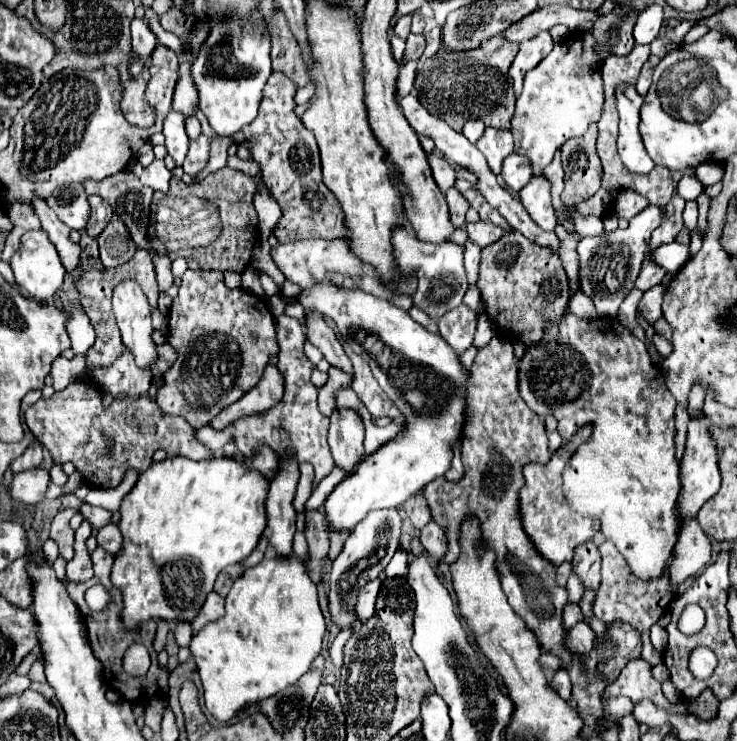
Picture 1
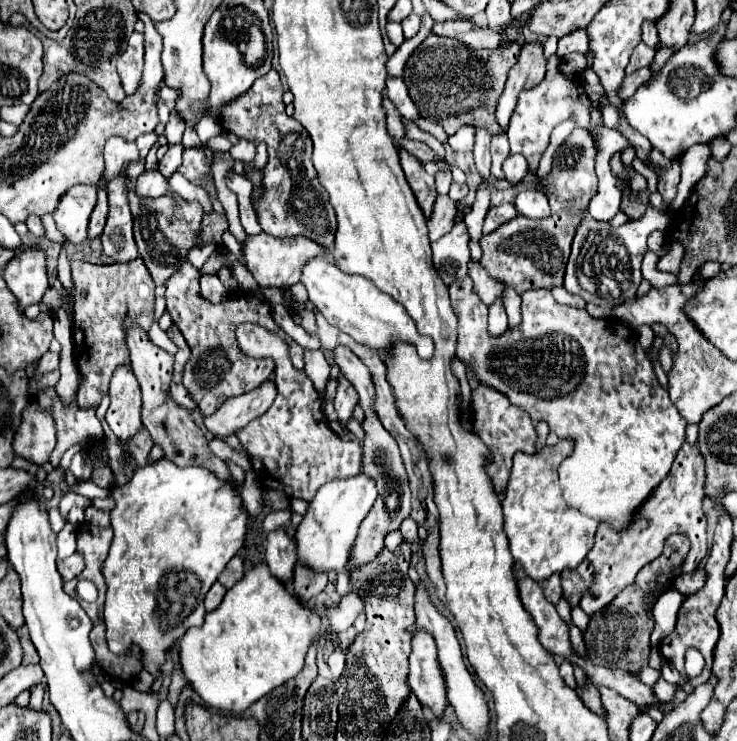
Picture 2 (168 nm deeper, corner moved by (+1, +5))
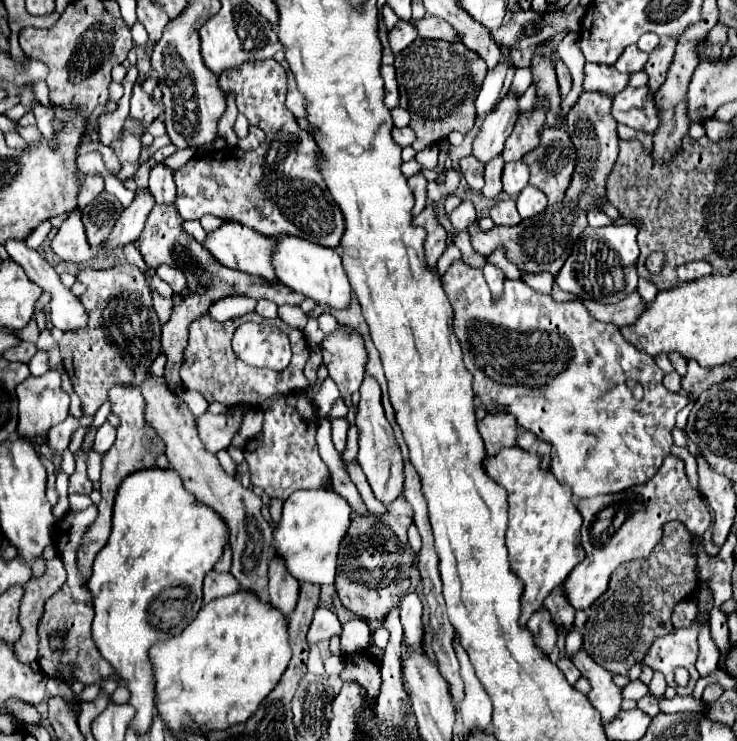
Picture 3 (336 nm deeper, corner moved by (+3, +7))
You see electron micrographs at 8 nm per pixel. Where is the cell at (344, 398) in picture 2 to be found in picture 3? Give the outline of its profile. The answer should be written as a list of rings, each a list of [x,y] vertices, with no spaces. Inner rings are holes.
[[[336,328],[330,336],[324,338],[322,342],[322,356],[324,356],[324,364],[328,368],[330,378],[338,384],[342,398],[350,398],[352,392],[356,392],[364,380],[366,374],[366,348],[364,348],[364,340],[358,332],[348,332],[348,328]]]

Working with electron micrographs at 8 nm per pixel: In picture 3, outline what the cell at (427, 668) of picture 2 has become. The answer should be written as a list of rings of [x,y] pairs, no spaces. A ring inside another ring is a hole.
[[[408,592],[400,602],[400,618],[404,626],[404,642],[412,648],[422,648],[422,602],[416,592]]]

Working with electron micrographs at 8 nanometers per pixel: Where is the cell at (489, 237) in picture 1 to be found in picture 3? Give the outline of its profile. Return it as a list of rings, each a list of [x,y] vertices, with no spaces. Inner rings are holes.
[[[500,200],[500,202],[496,202],[496,206],[490,212],[490,218],[494,220],[496,226],[516,226],[516,224],[522,222],[514,200]]]

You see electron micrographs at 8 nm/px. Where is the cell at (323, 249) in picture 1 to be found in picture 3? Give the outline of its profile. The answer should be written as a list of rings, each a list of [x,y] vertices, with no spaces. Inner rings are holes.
[[[224,222],[220,228],[212,230],[206,234],[206,240],[204,240],[204,248],[224,266],[228,268],[234,268],[234,270],[240,270],[240,272],[248,272],[248,274],[256,274],[256,276],[262,276],[266,280],[276,280],[274,276],[274,268],[270,264],[272,260],[272,248],[274,248],[276,240],[274,238],[268,238],[268,236],[262,236],[258,232],[254,232],[252,228],[248,226],[242,226],[240,222]]]

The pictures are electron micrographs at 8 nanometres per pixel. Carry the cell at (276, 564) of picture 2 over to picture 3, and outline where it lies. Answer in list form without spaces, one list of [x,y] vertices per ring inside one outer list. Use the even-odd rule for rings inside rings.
[[[278,558],[270,560],[268,576],[270,576],[270,582],[268,582],[268,598],[270,600],[268,600],[268,604],[288,618],[292,614],[292,608],[296,608],[300,584],[298,584],[298,580],[294,580],[288,574],[288,570],[284,568],[284,562],[280,562]]]

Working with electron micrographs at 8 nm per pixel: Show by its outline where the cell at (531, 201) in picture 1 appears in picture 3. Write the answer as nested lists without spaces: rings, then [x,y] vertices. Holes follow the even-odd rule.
[[[526,186],[520,196],[516,198],[516,206],[518,206],[518,212],[520,216],[526,220],[526,218],[532,218],[536,214],[540,214],[548,204],[548,198],[534,186]]]

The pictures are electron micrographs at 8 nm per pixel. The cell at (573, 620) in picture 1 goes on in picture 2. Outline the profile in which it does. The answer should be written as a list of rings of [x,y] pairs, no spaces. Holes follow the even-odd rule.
[[[580,606],[572,608],[572,624],[574,624],[574,626],[578,626],[580,630],[586,630],[588,622],[590,622],[590,616],[588,616]]]

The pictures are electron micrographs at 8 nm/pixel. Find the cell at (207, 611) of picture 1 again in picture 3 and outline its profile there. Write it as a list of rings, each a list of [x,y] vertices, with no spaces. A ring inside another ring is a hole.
[[[210,570],[204,578],[204,602],[210,602],[220,596],[230,596],[238,592],[238,580],[230,574],[220,574],[216,570]]]

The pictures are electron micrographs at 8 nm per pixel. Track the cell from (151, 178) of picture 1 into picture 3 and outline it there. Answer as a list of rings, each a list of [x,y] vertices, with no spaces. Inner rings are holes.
[[[136,192],[136,198],[134,198],[132,206],[126,208],[122,212],[122,216],[118,218],[112,234],[104,242],[104,248],[114,250],[118,246],[134,244],[140,238],[140,232],[142,232],[144,222],[148,218],[148,212],[152,208],[154,208],[154,200],[152,200],[150,192]]]

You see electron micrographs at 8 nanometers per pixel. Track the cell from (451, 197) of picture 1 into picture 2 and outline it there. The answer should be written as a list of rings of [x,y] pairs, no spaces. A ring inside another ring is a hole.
[[[438,196],[436,204],[434,204],[434,212],[432,218],[428,222],[428,230],[430,230],[430,240],[438,240],[444,234],[448,234],[454,226],[454,222],[458,220],[458,204],[448,196]]]

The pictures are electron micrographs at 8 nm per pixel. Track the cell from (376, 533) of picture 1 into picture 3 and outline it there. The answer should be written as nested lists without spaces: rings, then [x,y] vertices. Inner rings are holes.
[[[364,376],[364,382],[360,386],[360,404],[358,404],[358,414],[356,414],[356,426],[360,430],[360,452],[358,452],[358,464],[362,466],[374,496],[382,504],[394,502],[402,494],[404,486],[404,466],[402,466],[402,456],[400,448],[394,440],[392,426],[386,420],[382,402],[380,402],[380,386],[372,376]]]

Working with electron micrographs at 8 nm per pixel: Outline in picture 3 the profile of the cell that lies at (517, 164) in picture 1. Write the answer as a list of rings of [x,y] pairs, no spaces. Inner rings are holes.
[[[522,160],[506,164],[502,174],[502,184],[504,184],[504,192],[510,198],[516,198],[528,184],[528,166]]]

